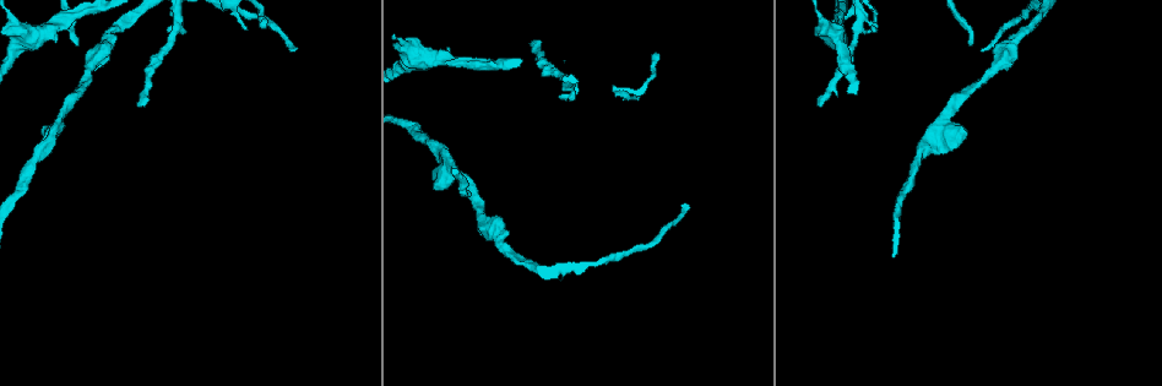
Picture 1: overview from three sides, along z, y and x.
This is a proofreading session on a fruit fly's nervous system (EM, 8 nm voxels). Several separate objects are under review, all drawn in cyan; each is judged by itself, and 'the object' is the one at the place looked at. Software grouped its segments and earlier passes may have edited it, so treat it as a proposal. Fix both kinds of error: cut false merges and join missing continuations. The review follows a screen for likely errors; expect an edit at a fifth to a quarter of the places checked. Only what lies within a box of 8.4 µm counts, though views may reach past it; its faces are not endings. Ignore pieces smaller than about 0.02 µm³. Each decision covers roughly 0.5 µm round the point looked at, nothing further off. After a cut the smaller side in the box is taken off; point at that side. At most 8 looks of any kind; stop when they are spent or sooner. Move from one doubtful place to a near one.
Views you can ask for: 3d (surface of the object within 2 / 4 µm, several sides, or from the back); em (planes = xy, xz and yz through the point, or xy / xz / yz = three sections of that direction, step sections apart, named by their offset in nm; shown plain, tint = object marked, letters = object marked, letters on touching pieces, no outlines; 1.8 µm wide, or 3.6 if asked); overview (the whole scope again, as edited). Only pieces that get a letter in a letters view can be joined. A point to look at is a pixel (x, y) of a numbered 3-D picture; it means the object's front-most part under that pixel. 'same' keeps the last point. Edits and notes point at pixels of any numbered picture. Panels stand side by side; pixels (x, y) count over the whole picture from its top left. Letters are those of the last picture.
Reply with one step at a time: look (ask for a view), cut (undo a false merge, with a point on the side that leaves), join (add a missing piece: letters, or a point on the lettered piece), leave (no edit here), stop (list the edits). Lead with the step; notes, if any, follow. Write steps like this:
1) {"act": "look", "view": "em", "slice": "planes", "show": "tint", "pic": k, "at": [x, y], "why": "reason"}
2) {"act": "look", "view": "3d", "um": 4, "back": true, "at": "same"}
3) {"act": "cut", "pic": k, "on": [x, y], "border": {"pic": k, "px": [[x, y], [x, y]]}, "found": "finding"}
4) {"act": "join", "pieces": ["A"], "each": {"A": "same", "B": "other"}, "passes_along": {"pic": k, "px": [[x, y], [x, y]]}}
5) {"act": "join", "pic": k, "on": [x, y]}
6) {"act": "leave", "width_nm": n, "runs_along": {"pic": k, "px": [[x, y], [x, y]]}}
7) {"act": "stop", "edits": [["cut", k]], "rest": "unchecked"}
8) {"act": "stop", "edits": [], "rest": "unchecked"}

{"act": "look", "view": "em", "slice": "planes", "show": "letters", "pic": 1, "at": [823, 105], "why": "free end"}

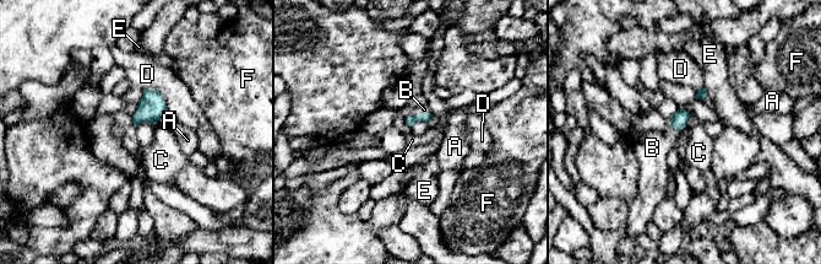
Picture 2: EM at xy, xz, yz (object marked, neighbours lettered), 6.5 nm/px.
{"act": "join", "pieces": ["B"], "longest_contact_nm": ["D", 220], "each": {"A": "other", "B": "same", "C": "other", "D": "other", "E": "other", "F": "other"}, "passes_along": {"pic": 2, "px": [[409, 120], [418, 114], [424, 109]]}, "found": "the cell continues"}

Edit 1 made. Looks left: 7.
{"act": "look", "view": "overview", "why": "redraw"}

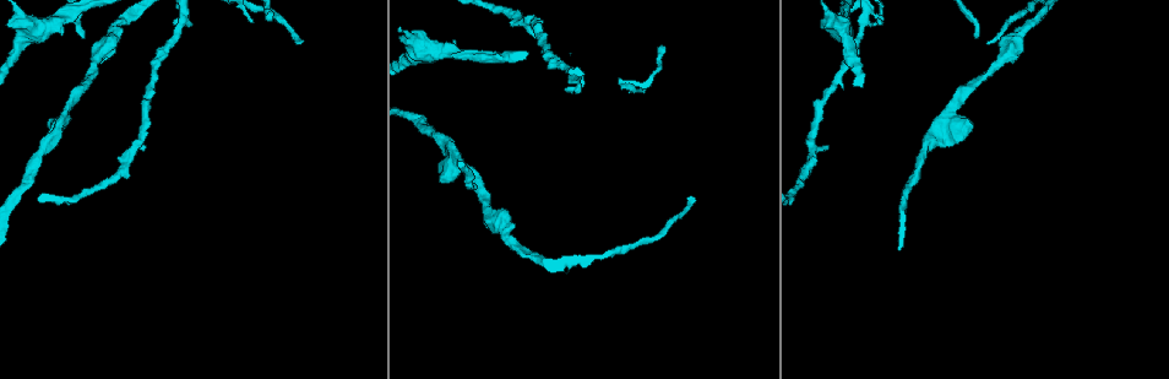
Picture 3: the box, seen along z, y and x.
{"act": "look", "view": "em", "slice": "planes", "show": "letters", "pic": 3, "at": [948, 112], "why": "branch point"}

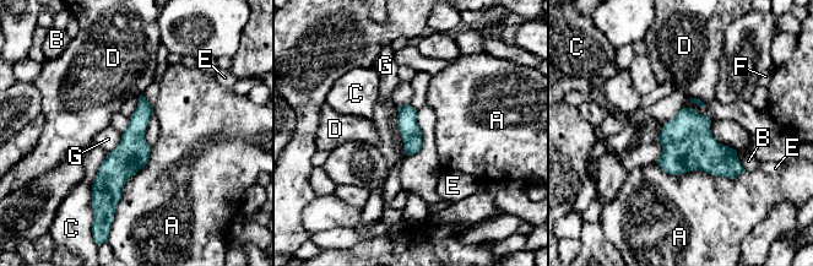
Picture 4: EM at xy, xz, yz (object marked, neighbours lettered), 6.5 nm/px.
{"act": "leave", "each": {"A": "other", "B": "other", "C": "other", "D": "other", "E": "other", "F": "other", "G": "other"}, "runs_along": {"pic": 4, "px": [[142, 101], [110, 199]]}, "found": "continuous, no second cell"}

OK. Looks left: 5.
{"act": "stop", "edits": [["join", 2]], "rest": "unchecked"}

